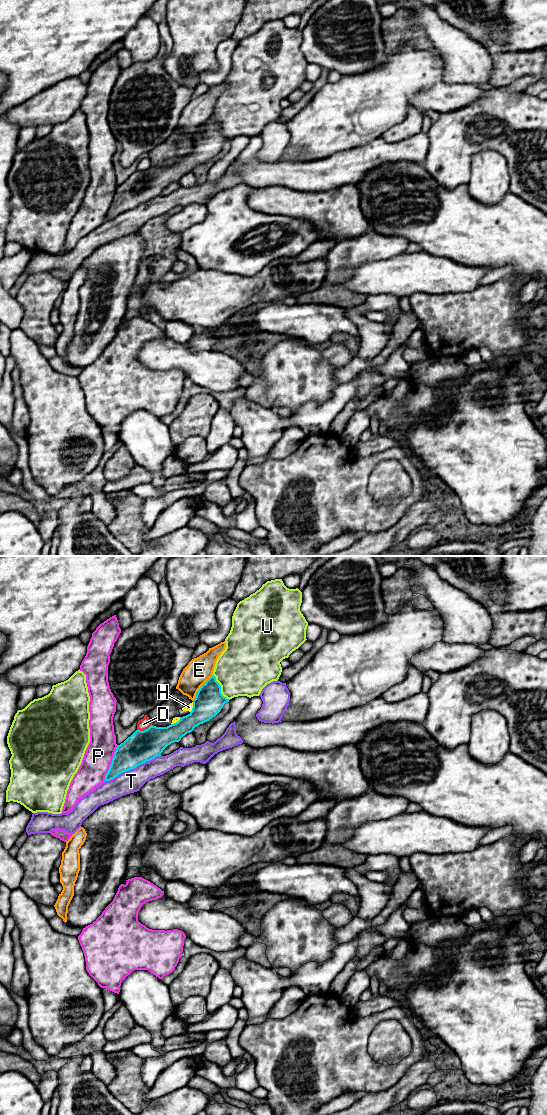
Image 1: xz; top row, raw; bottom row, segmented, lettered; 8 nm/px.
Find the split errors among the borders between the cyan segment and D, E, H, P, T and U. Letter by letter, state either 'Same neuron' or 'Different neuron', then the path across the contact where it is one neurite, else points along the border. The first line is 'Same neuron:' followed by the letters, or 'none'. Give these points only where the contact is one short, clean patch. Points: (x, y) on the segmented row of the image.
Same neuron: none
D: Different neuron
E: Different neuron
H: Different neuron. Boundary: xz (193, 702), (190, 712)
P: Different neuron
T: Different neuron
U: Different neuron

